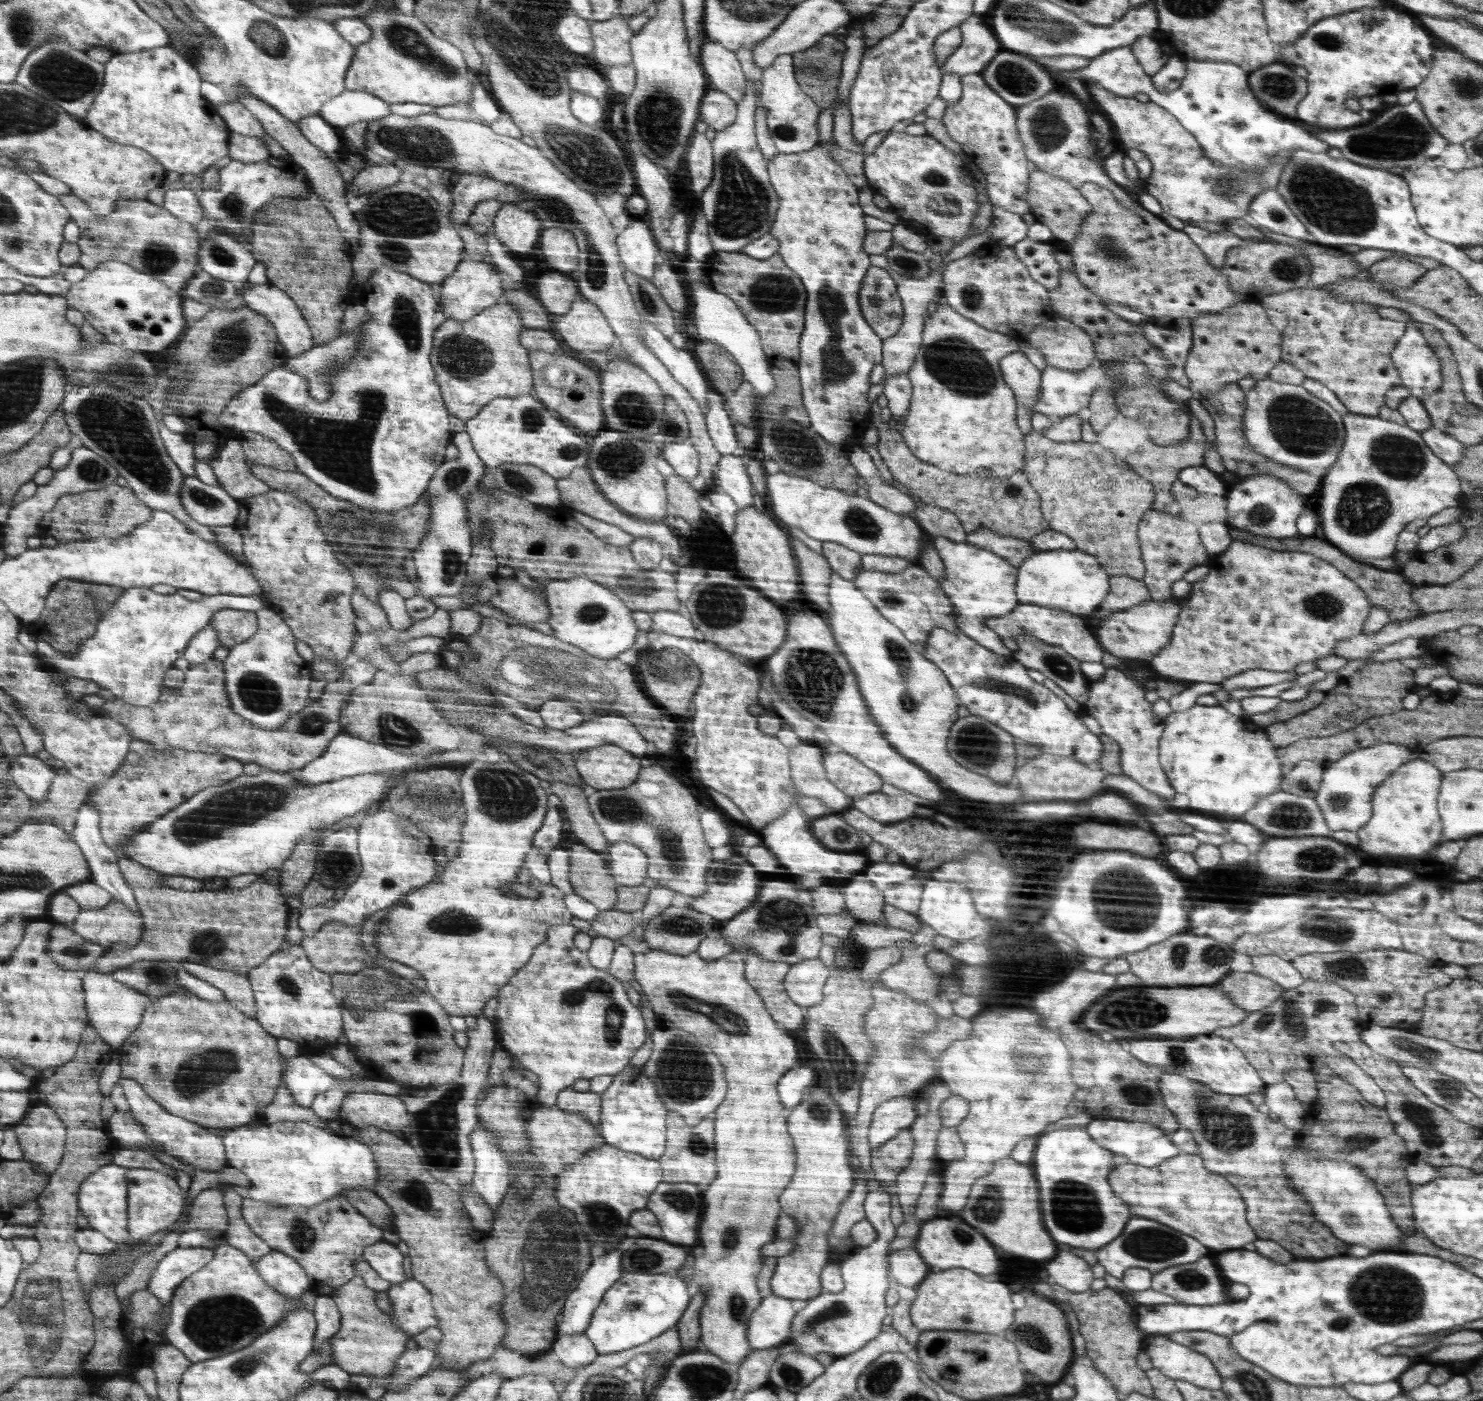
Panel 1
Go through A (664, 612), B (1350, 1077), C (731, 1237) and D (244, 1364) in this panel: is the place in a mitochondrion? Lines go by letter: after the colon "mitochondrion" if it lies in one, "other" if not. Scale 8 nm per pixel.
A: other
B: other
C: mitochondrion
D: mitochondrion

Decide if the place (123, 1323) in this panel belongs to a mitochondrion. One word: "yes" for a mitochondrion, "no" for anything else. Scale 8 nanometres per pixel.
no

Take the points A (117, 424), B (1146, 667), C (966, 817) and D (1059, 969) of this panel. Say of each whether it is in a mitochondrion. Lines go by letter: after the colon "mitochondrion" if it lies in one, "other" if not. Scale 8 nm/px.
A: mitochondrion
B: other
C: other
D: other

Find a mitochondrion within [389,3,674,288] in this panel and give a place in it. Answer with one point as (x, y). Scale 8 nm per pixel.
(527, 64)

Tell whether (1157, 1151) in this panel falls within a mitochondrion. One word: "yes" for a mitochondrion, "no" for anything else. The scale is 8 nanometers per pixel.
no

